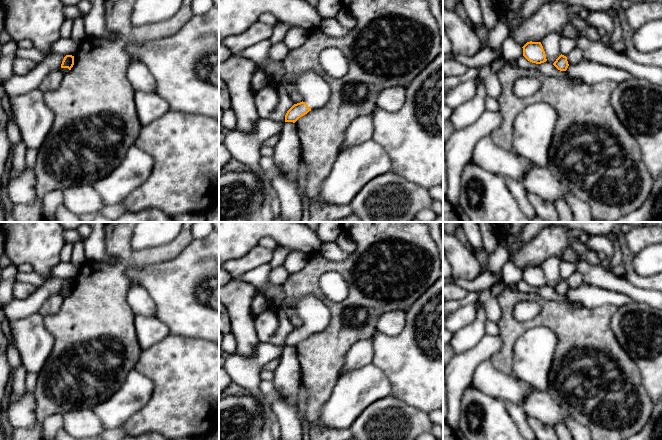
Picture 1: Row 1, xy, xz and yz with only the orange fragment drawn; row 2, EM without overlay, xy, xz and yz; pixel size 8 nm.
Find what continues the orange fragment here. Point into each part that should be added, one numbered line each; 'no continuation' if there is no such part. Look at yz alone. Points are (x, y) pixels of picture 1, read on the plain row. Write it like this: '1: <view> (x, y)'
no continuation

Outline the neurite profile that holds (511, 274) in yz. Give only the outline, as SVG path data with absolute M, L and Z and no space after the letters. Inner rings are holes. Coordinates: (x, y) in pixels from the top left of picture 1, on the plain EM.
M508 260L502 267L500 274L502 275L502 282L506 285L516 284L523 280L523 272L514 262Z

